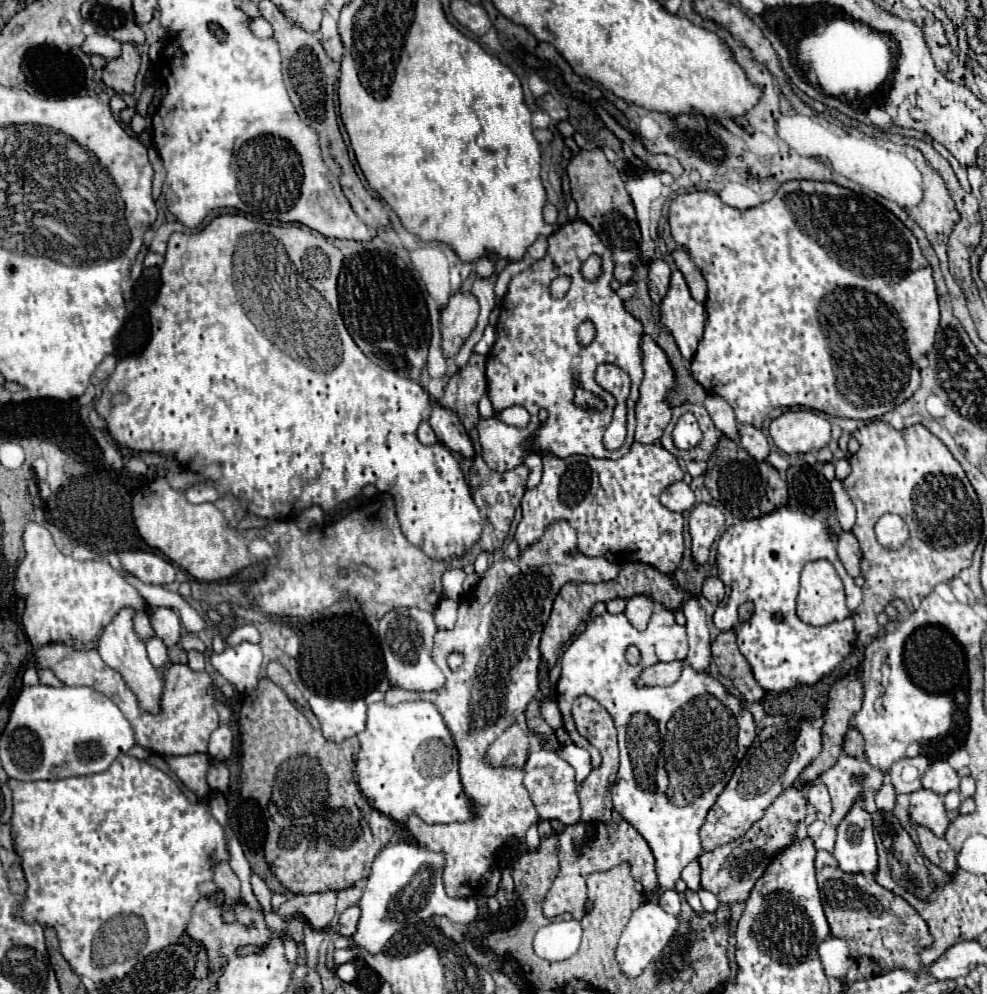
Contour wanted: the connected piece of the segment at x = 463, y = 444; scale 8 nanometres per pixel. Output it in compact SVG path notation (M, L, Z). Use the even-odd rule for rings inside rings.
M436 399L430 401L430 427L434 429L436 437L440 443L444 443L448 449L452 451L460 451L464 457L470 457L474 455L474 449L472 449L472 443L466 435L466 429L462 429L462 423L458 421L458 415L450 409L444 409L436 403Z

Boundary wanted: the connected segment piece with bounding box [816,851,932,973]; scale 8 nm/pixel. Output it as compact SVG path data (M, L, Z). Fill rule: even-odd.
M828 851L816 853L816 879L832 937L848 941L852 957L870 957L880 963L882 973L896 967L922 969L920 951L932 943L928 925L902 897L880 887L872 875L844 873Z

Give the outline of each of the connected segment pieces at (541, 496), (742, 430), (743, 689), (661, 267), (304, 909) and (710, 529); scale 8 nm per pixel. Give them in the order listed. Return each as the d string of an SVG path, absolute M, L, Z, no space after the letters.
M632 443L630 451L612 461L612 459L596 459L586 455L570 455L566 459L544 455L544 473L542 481L534 489L526 489L522 497L522 521L516 529L516 543L520 551L526 551L530 545L534 545L548 529L550 523L564 519L572 525L572 529L578 535L578 549L580 553L588 557L606 557L608 561L614 561L618 565L638 561L648 563L656 567L662 573L674 573L682 561L684 555L684 517L680 513L674 513L666 509L660 503L660 493L668 485L682 481L684 471L680 469L676 457L668 453L660 443Z
M738 425L738 433L740 433L740 443L742 447L756 459L756 461L764 461L770 453L770 445L764 437L764 433L752 425Z
M734 631L720 633L710 647L712 647L712 659L718 665L718 671L732 681L732 685L742 693L742 697L748 703L760 701L764 695L764 689L758 685L758 681L752 675L750 663L740 653Z
M652 261L650 275L648 275L648 289L650 289L650 297L656 305L662 303L668 287L670 287L670 277L672 277L672 271L670 271L668 263Z
M336 891L298 895L300 899L300 915L310 923L312 929L326 929L334 917L336 907Z
M700 503L692 509L688 525L692 535L692 557L696 563L706 563L710 545L724 529L724 515L718 507Z

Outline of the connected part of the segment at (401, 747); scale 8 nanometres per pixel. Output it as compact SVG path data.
M384 701L372 703L368 707L366 729L356 737L360 741L360 749L356 753L354 775L358 787L374 809L400 823L406 823L408 815L420 815L426 823L454 823L474 817L474 807L462 793L462 783L458 781L458 753L454 749L454 741L434 705L428 701L400 703L396 707L390 707Z

